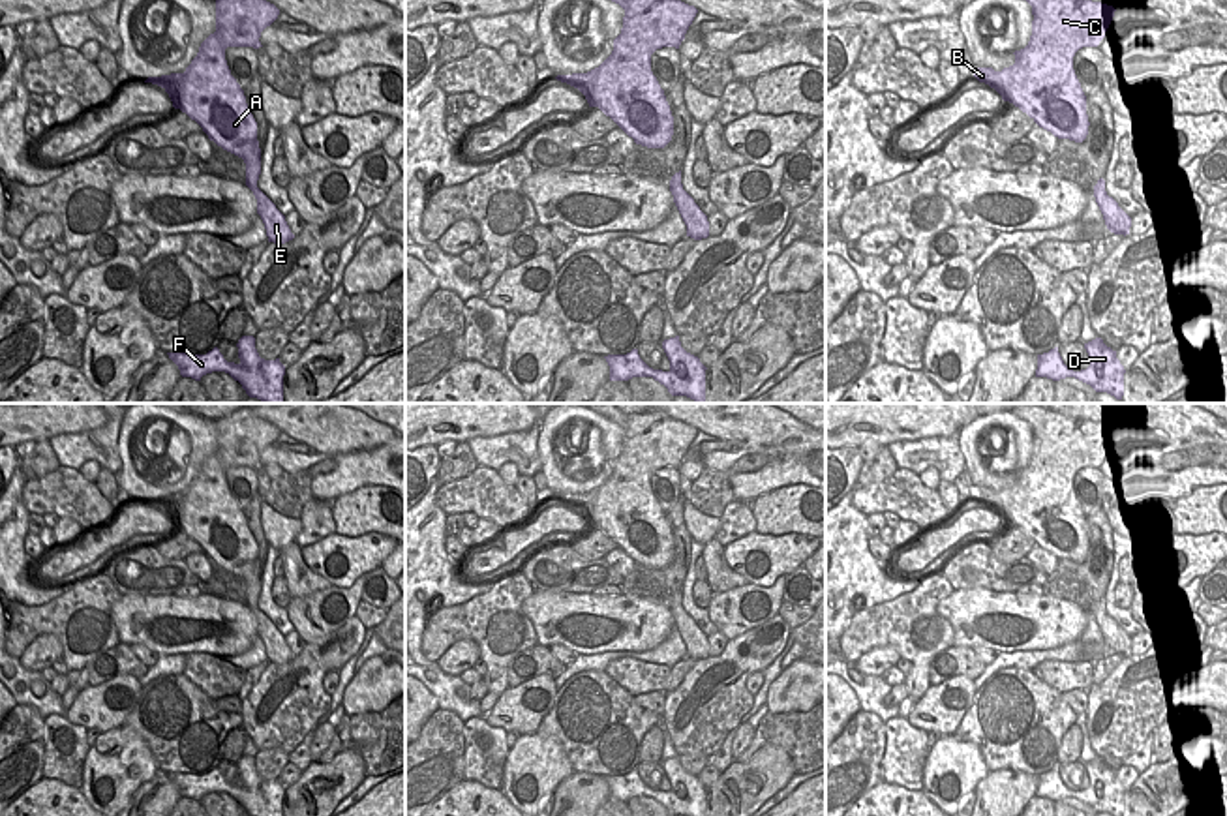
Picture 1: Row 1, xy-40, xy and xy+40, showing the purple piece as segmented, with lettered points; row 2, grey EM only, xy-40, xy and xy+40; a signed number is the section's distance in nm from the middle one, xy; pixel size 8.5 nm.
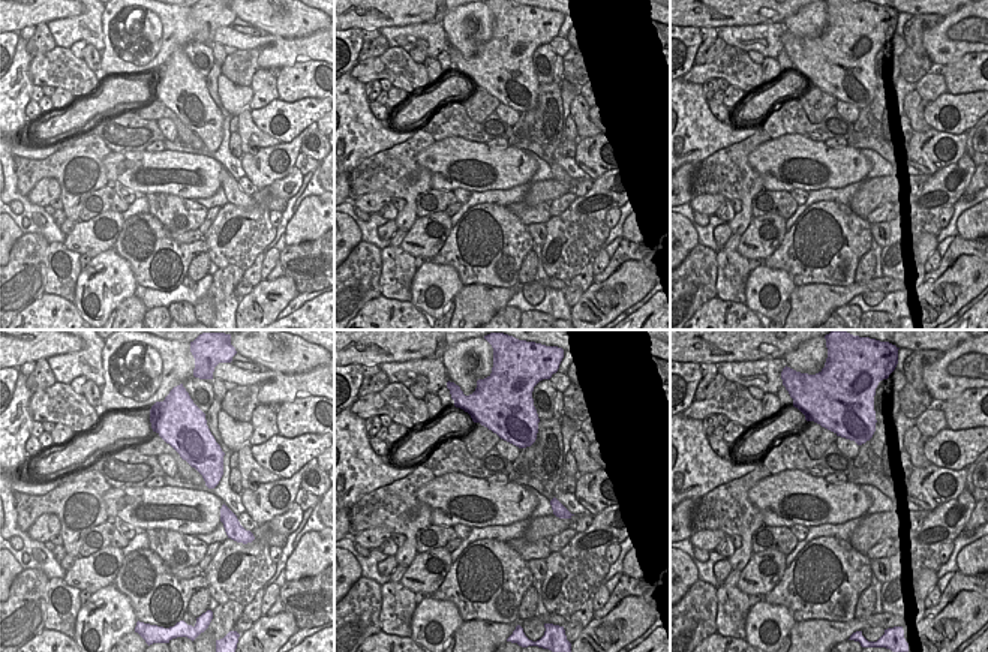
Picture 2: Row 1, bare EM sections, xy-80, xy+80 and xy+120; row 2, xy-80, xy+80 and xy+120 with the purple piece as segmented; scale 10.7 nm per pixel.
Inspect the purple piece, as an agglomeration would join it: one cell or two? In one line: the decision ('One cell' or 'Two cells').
Two cells

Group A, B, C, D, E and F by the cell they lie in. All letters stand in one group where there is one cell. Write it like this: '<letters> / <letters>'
A B C / D E F

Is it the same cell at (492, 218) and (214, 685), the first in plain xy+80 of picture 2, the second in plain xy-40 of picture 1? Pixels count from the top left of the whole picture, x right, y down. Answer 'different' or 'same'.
different

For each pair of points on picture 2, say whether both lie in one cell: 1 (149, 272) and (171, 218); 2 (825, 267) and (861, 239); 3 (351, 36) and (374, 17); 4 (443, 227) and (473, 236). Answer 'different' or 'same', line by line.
1: different
2: same
3: different
4: different

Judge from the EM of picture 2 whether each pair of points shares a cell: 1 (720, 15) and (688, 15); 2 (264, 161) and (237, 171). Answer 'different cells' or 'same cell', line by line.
1: same cell
2: different cells

